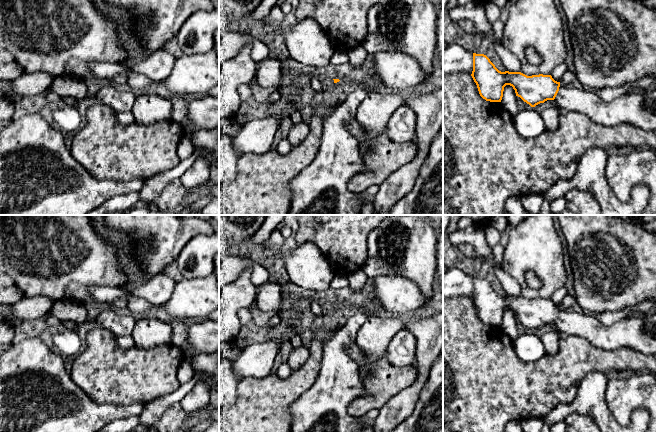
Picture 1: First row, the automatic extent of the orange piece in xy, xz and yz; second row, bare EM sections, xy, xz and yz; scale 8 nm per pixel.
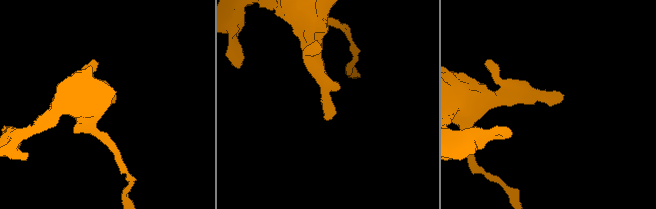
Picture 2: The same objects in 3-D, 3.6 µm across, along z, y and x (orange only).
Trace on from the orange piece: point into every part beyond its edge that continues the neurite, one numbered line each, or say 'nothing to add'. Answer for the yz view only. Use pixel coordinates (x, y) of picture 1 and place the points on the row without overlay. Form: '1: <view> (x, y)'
1: yz (638, 332)

